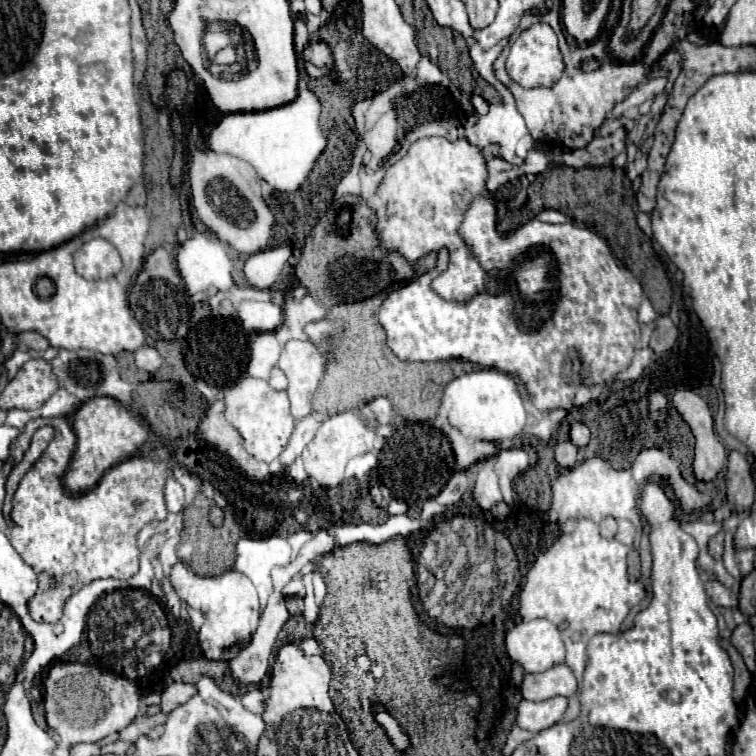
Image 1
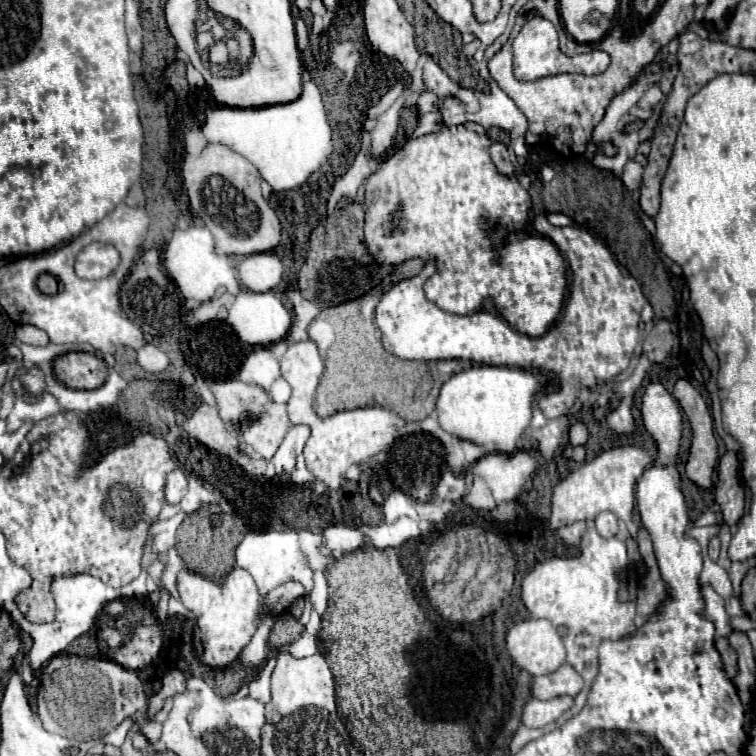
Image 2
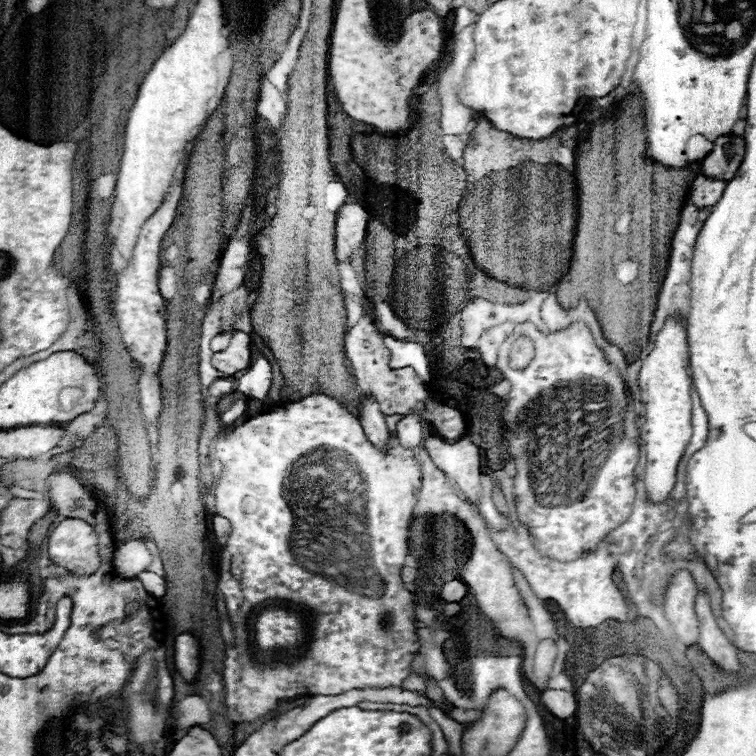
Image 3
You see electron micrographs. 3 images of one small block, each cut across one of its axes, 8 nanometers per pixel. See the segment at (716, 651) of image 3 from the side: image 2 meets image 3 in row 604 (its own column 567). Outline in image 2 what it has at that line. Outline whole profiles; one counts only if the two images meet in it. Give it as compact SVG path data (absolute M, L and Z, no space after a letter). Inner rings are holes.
M558 696L558 698L546 700L546 702L532 698L524 706L522 722L530 728L544 728L544 726L552 724L554 720L558 720L566 710L570 710L572 704L574 704L572 696Z

